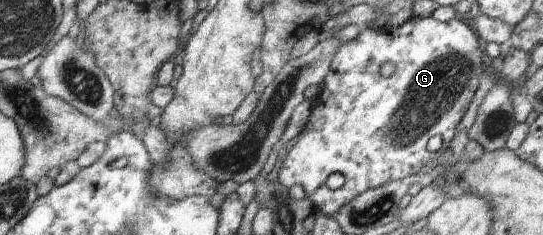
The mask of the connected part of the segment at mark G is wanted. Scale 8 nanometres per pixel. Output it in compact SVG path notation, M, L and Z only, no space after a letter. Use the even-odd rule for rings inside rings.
M412 16L401 26L388 27L382 31L365 26L355 40L342 43L333 57L330 73L324 78L324 94L318 94L312 100L310 117L298 136L298 142L287 152L278 182L288 188L293 184L302 186L316 211L330 217L365 191L389 181L416 177L425 164L443 161L449 153L451 140L457 134L457 125L469 108L484 72L483 45L478 36L459 19L441 23L431 17ZM385 62L396 65L394 74L389 78L380 75ZM440 135L443 144L439 152L428 152L430 138ZM337 172L344 175L346 183L338 190L330 190L327 179Z

